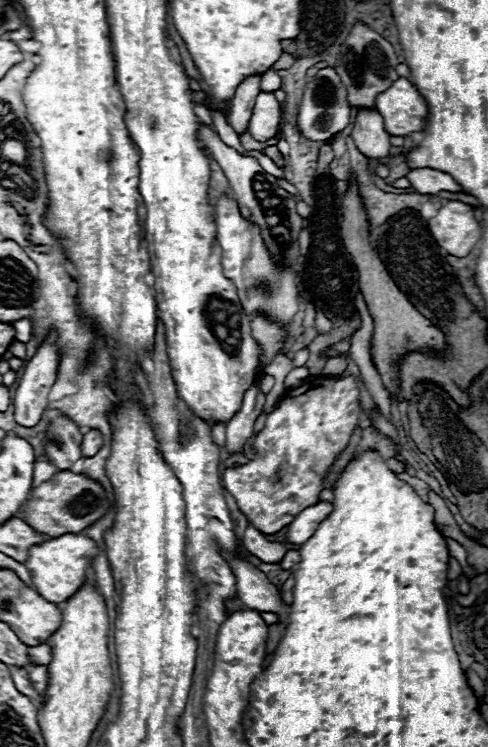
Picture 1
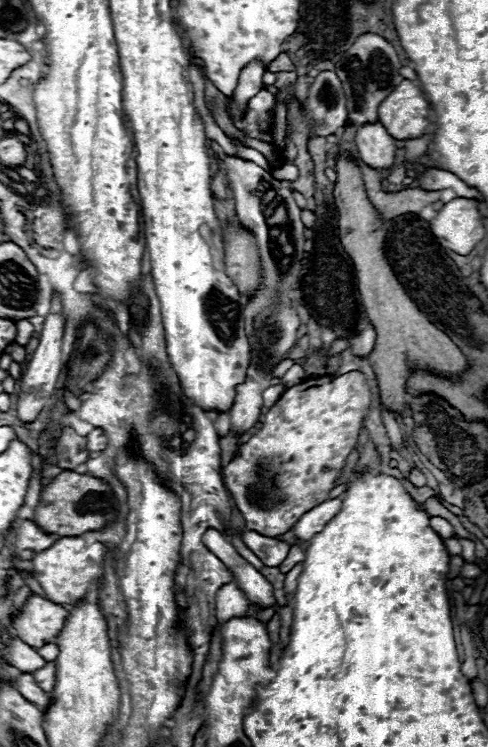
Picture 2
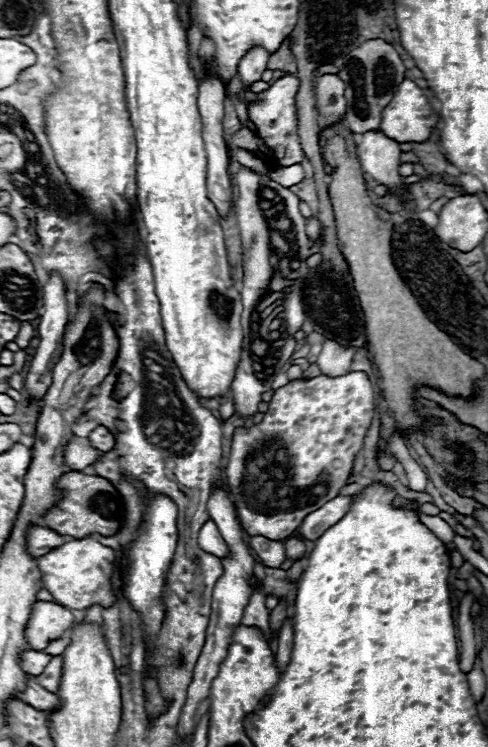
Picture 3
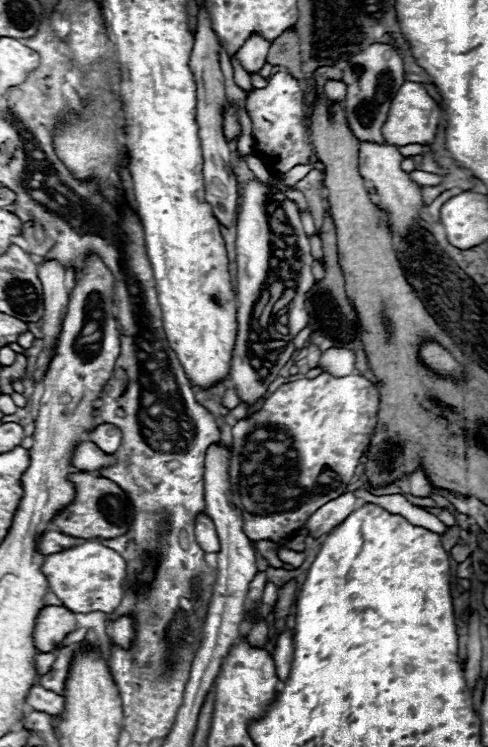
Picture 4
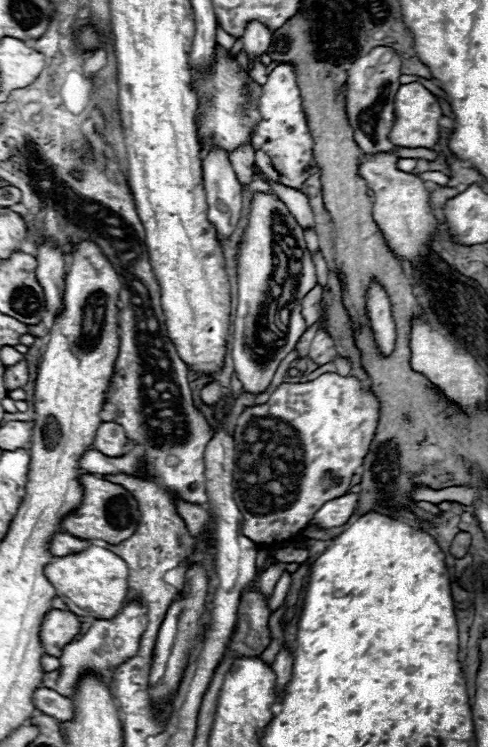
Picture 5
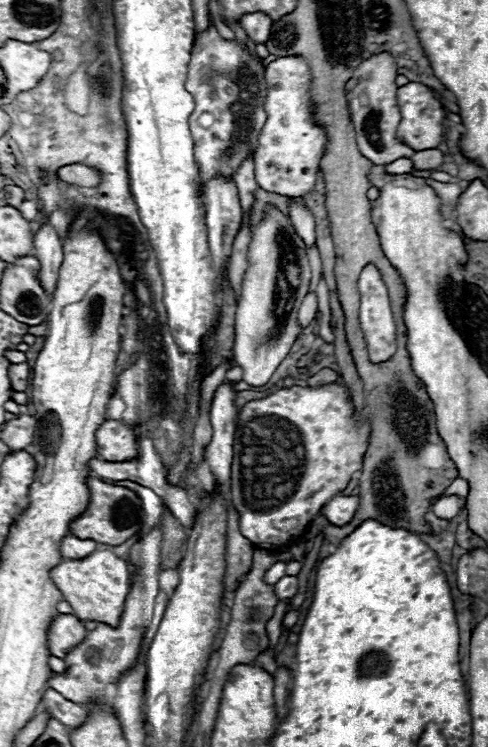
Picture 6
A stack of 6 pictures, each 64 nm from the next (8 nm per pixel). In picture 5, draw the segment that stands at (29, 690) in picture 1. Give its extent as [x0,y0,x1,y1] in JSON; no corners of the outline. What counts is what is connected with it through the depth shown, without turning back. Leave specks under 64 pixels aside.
[34,688,74,722]

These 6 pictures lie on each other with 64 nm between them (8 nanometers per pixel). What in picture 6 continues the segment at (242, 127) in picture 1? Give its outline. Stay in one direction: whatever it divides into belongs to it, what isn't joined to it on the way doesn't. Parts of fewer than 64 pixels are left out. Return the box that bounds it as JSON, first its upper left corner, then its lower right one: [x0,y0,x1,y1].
[242,12,272,44]

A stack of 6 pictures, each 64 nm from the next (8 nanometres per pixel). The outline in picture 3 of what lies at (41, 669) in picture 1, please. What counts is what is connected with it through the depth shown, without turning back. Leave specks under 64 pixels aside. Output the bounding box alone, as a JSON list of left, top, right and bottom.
[34,656,62,692]

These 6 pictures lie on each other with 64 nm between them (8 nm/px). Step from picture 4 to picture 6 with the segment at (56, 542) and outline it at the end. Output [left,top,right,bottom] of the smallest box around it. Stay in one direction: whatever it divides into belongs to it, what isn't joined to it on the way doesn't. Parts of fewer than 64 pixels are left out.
[60,536,98,558]

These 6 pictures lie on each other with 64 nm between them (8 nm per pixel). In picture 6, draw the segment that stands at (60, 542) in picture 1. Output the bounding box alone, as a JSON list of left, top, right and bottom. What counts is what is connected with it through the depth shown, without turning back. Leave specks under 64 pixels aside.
[50,550,130,624]

